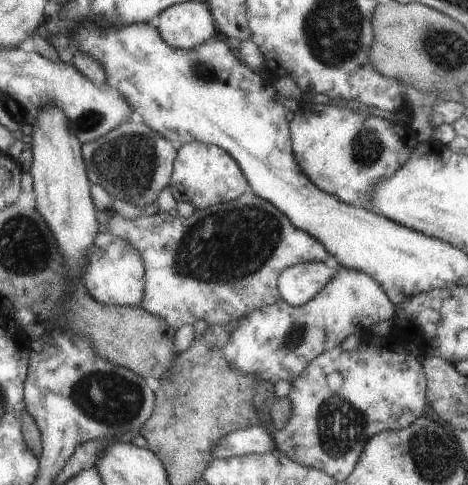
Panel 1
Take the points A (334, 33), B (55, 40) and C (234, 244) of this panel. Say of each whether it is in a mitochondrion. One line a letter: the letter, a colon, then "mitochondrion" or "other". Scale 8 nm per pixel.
A: mitochondrion
B: other
C: mitochondrion

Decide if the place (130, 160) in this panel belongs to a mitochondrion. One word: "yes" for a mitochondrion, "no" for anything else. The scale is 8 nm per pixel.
yes

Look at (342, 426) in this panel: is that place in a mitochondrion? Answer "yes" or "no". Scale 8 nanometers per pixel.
yes

